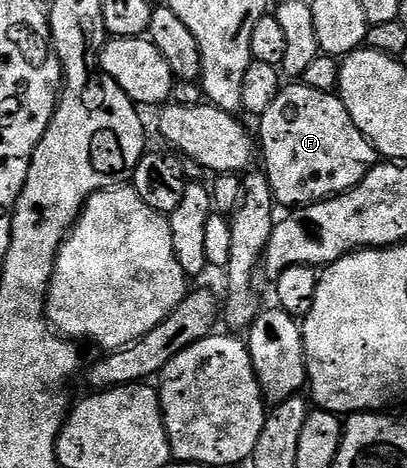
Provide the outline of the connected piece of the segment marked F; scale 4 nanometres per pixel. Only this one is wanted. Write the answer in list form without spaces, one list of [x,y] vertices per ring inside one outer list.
[[[305,84],[283,85],[260,122],[260,158],[266,161],[264,173],[279,207],[310,206],[345,194],[380,161],[378,151],[356,128],[348,108],[334,92],[320,92]]]

